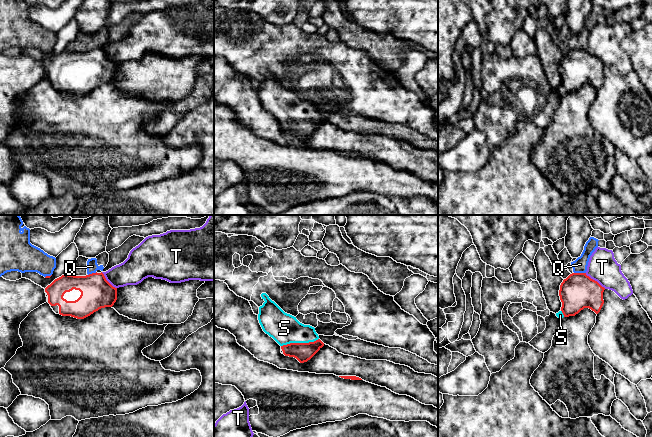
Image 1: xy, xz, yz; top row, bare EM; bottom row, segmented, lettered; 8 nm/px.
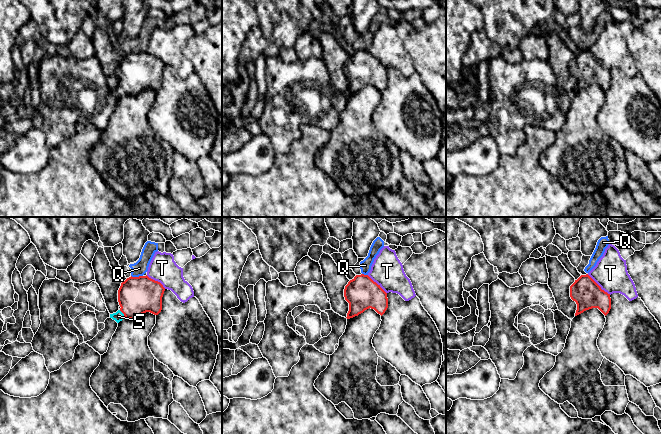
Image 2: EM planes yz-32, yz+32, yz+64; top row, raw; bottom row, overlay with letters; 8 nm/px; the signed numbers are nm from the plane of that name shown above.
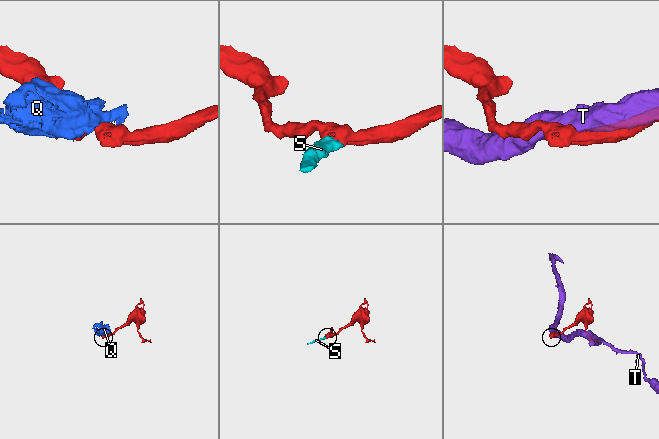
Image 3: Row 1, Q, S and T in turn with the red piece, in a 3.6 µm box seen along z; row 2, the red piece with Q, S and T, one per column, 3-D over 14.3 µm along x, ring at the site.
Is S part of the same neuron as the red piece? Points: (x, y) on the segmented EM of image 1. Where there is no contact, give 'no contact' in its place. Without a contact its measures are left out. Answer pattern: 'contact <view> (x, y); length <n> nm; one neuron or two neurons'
contact xz (299, 343); length 320 nm; one neuron

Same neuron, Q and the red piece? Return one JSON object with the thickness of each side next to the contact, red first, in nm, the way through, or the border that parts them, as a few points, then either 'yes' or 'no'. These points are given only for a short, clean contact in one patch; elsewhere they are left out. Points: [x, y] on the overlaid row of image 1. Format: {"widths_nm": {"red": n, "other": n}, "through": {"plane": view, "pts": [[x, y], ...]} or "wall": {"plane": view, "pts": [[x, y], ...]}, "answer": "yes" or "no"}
{"widths_nm": {"red": 280, "other": 110}, "answer": "no"}

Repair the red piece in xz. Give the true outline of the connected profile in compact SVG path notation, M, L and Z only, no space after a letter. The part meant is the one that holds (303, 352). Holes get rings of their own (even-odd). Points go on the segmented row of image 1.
M262 293L261 297L265 302L259 307L258 320L263 331L281 346L285 356L294 357L300 363L310 360L324 346L315 328L304 325L296 317L285 313L266 293Z

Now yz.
M572 273L560 285L561 310L556 313L560 319L575 316L584 308L598 314L604 304L605 288L586 273Z

